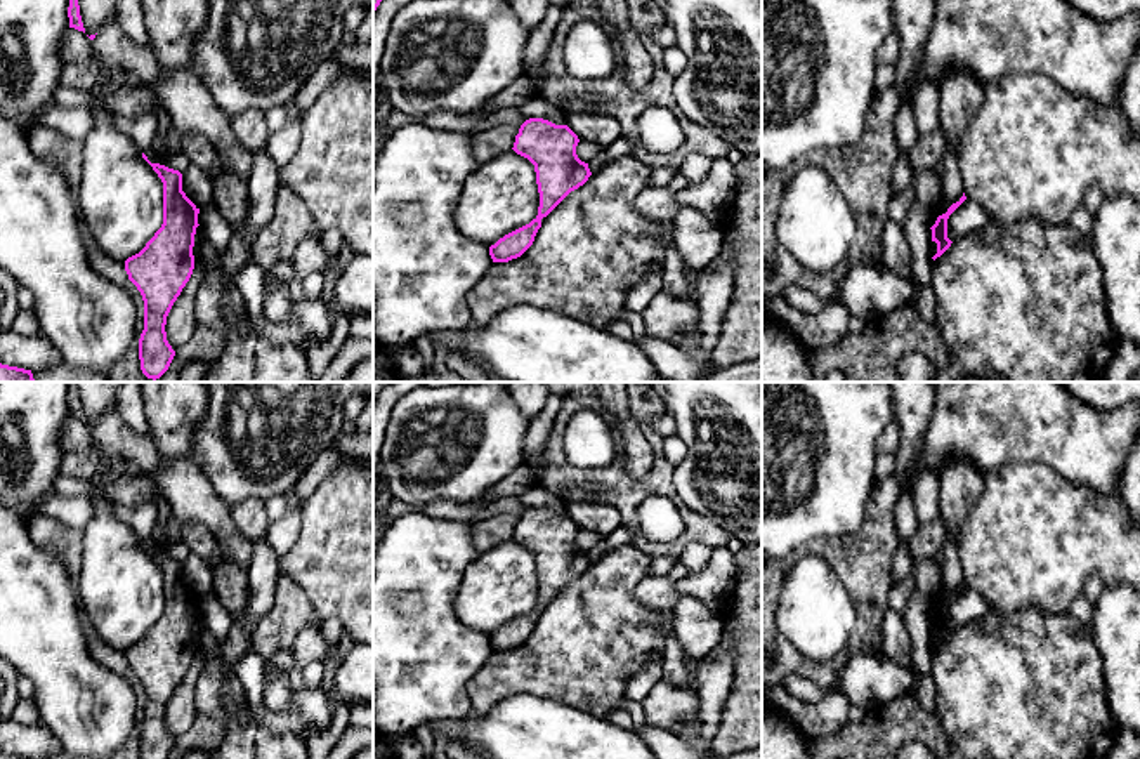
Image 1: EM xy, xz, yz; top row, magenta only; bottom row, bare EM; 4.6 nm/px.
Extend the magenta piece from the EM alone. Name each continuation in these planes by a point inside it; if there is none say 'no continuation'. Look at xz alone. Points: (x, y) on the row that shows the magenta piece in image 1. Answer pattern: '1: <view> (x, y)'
no continuation

